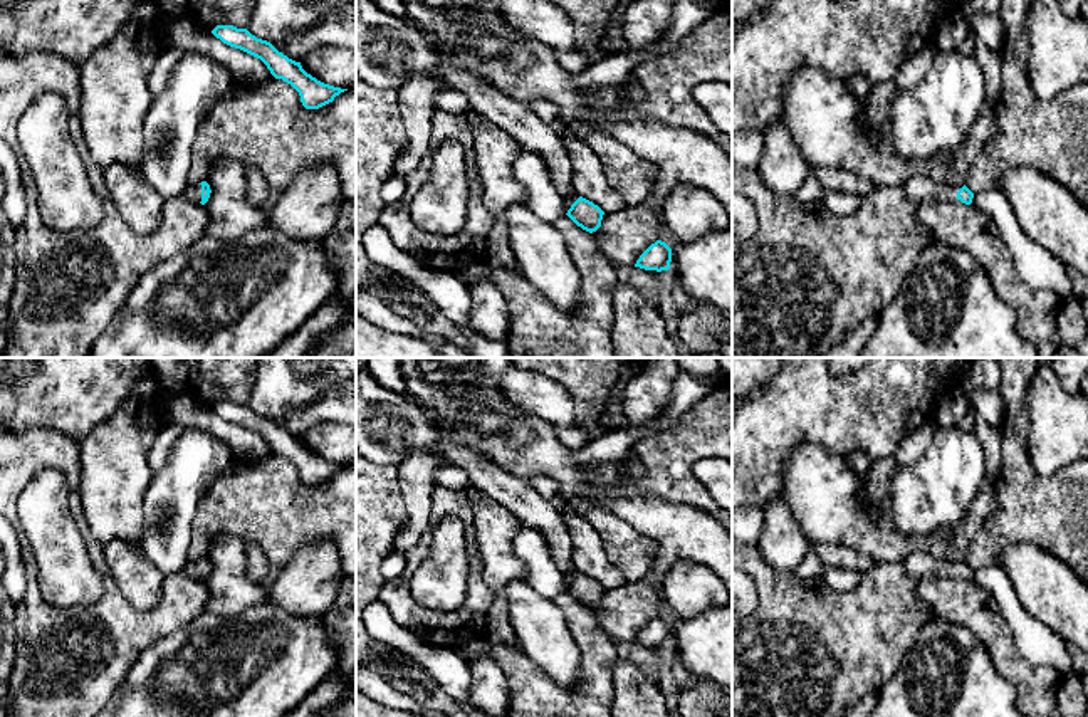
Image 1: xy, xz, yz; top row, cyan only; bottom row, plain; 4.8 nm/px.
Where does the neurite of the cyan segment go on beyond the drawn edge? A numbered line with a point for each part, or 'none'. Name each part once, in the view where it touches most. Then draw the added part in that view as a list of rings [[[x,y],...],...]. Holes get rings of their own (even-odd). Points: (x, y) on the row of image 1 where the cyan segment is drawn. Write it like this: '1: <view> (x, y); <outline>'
1: xy (193, 192); [[[190,185],[183,191],[183,198],[191,201],[201,201],[201,185]]]

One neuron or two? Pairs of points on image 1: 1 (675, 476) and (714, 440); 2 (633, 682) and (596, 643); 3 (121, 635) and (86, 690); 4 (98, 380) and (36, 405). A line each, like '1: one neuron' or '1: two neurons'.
1: one neuron
2: two neurons
3: one neuron
4: one neuron

